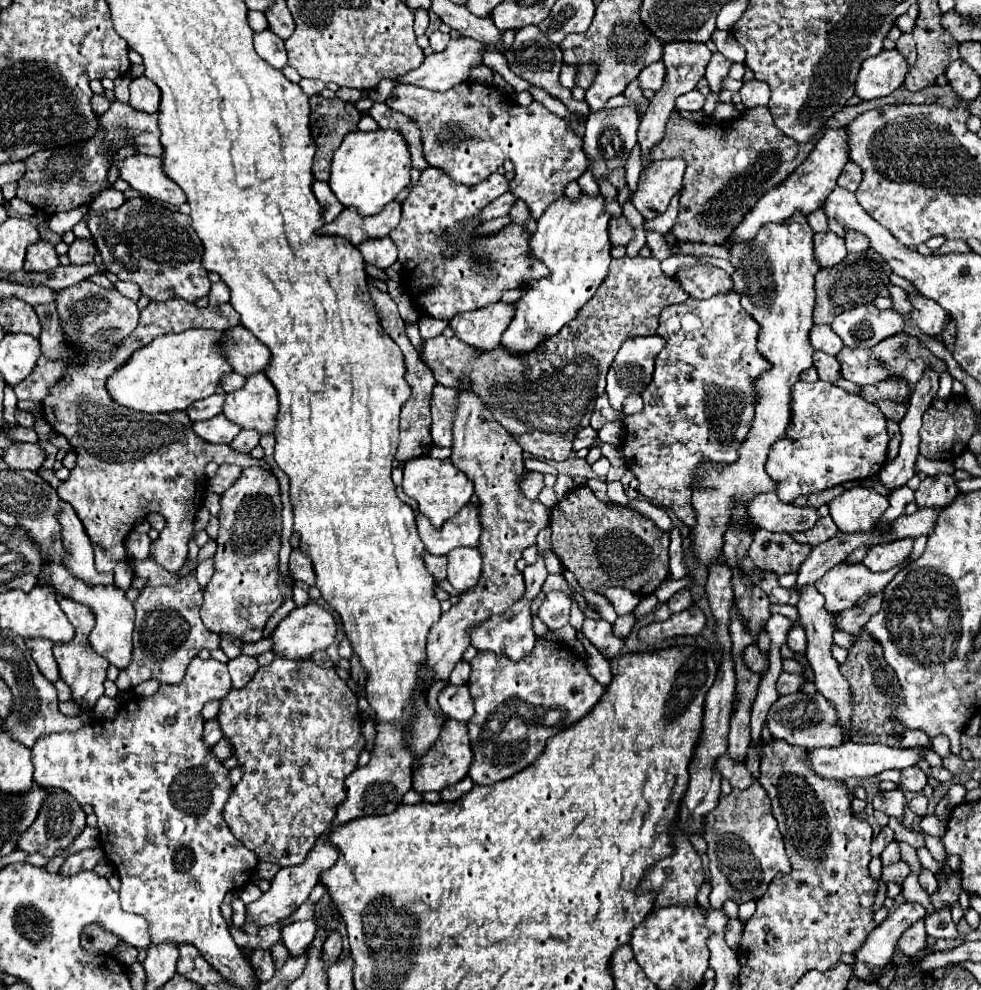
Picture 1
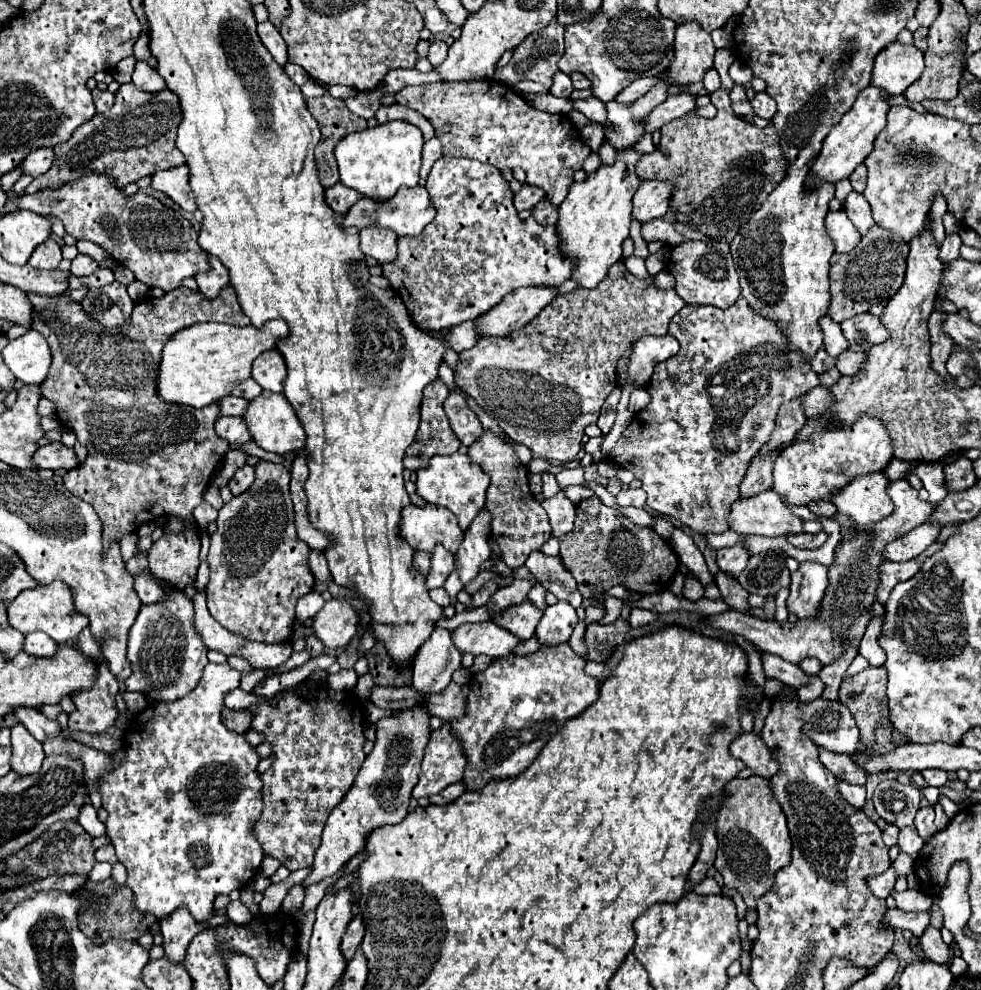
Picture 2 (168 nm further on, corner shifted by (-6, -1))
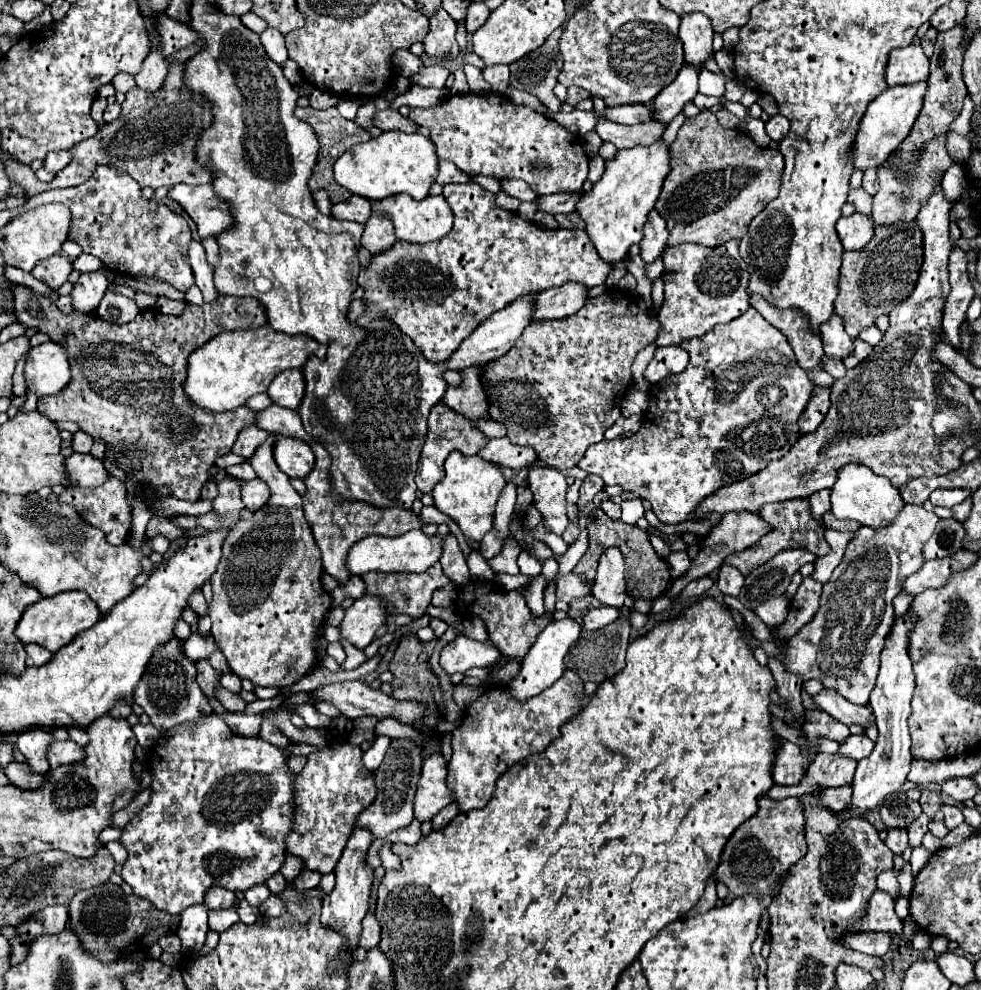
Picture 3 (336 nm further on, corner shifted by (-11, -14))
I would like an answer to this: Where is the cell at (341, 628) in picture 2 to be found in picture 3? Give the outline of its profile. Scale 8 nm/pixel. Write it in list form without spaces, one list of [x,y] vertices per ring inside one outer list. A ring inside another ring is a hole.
[[[362,595],[360,599],[354,601],[352,607],[346,609],[340,633],[358,649],[364,649],[374,641],[376,631],[386,623],[388,615],[390,613],[386,611],[384,599],[376,595]]]

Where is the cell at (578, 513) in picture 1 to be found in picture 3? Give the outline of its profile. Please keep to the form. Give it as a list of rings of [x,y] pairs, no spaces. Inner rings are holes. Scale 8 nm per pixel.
[[[596,509],[588,515],[588,551],[574,567],[574,573],[586,575],[590,581],[596,575],[598,559],[602,551],[608,547],[618,547],[626,561],[626,583],[628,583],[628,595],[634,599],[656,599],[670,587],[670,567],[668,563],[658,557],[654,547],[650,545],[650,537],[646,531],[642,531],[636,525],[626,525],[624,521],[612,521],[602,509]]]

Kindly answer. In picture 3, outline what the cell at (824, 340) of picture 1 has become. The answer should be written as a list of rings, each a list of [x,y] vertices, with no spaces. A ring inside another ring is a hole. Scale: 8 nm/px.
[[[832,313],[830,319],[820,325],[820,337],[822,337],[822,343],[824,343],[826,355],[844,359],[846,355],[852,353],[854,343],[852,343],[852,337],[846,333],[844,321],[842,321],[840,315]]]

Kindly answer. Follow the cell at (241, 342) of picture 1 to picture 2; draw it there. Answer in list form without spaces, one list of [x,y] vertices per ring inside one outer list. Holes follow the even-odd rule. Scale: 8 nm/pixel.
[[[277,350],[263,352],[261,356],[255,358],[253,362],[253,380],[263,388],[271,392],[281,392],[283,390],[283,378],[287,374],[285,360]]]

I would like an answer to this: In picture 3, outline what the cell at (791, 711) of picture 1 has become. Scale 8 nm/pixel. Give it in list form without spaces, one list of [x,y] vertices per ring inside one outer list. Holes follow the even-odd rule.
[[[864,733],[862,735],[850,735],[846,741],[840,743],[840,753],[846,757],[852,757],[856,761],[866,759],[874,749],[874,741],[868,739]]]

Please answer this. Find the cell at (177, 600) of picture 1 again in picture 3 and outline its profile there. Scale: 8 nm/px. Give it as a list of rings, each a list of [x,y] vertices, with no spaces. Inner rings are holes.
[[[176,637],[170,639],[152,657],[148,671],[144,673],[144,679],[140,679],[136,687],[134,701],[144,709],[144,713],[150,717],[150,723],[158,731],[166,731],[184,721],[194,721],[198,717],[212,713],[212,705],[208,697],[202,693],[200,685],[196,683],[196,665],[182,653],[180,639]]]

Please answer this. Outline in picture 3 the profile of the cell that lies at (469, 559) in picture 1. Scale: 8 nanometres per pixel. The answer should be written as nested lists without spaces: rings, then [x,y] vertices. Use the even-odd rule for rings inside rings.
[[[508,483],[502,491],[502,497],[498,499],[496,505],[496,519],[494,519],[494,531],[500,537],[508,537],[510,533],[510,521],[512,521],[512,513],[514,513],[514,503],[516,503],[516,485]]]

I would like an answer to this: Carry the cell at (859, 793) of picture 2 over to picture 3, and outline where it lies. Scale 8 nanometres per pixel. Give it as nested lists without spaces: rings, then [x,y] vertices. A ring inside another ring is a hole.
[[[850,785],[836,787],[836,789],[824,789],[816,795],[816,805],[830,809],[830,811],[840,811],[840,807],[844,807],[844,803],[848,803],[850,797],[852,797]]]

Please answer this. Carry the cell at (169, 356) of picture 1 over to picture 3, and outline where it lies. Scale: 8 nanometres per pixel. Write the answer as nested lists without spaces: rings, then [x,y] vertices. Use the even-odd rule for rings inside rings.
[[[264,325],[258,329],[226,331],[198,347],[188,359],[188,379],[184,391],[190,399],[208,411],[232,411],[244,405],[252,395],[264,393],[272,379],[284,369],[304,367],[308,357],[326,357],[326,345],[308,335],[286,335]]]

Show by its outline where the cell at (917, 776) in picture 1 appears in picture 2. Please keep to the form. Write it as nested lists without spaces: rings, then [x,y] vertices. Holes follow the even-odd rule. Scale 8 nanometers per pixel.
[[[923,770],[921,774],[923,774],[923,778],[925,778],[925,782],[929,786],[939,788],[939,786],[943,786],[947,782],[947,772],[945,770]]]

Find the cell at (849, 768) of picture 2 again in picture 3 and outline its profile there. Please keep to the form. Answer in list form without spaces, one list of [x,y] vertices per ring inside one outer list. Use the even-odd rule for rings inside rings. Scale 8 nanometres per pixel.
[[[818,753],[808,769],[808,775],[792,787],[784,785],[774,785],[768,793],[772,799],[786,799],[786,797],[800,797],[806,793],[812,793],[816,787],[818,789],[828,789],[828,787],[838,787],[838,785],[850,785],[854,777],[856,761],[842,757],[842,755],[828,755],[828,753]]]

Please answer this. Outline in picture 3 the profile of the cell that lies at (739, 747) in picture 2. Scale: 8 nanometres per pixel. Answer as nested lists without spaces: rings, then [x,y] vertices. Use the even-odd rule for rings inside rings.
[[[780,741],[772,773],[778,785],[798,785],[806,773],[806,759],[800,747],[790,741]]]

